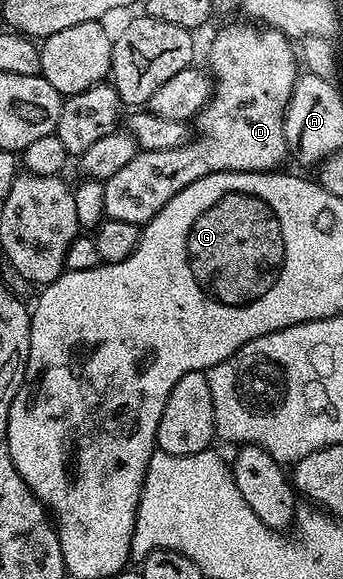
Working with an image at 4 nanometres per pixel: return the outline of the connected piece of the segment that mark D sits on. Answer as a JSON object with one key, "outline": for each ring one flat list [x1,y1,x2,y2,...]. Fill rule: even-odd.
{"outline":[[242,22,239,28,222,28,210,44,209,71,216,81,216,87,208,103,192,120,198,127,198,137,179,148,163,152,137,152,112,178,104,181,105,219,132,222,144,225,166,205,184,186,196,182,213,172,273,172,281,169,282,159,288,156,284,118,286,107,292,98,294,83,300,75,300,56,291,41,282,32,265,26,251,26]]}

